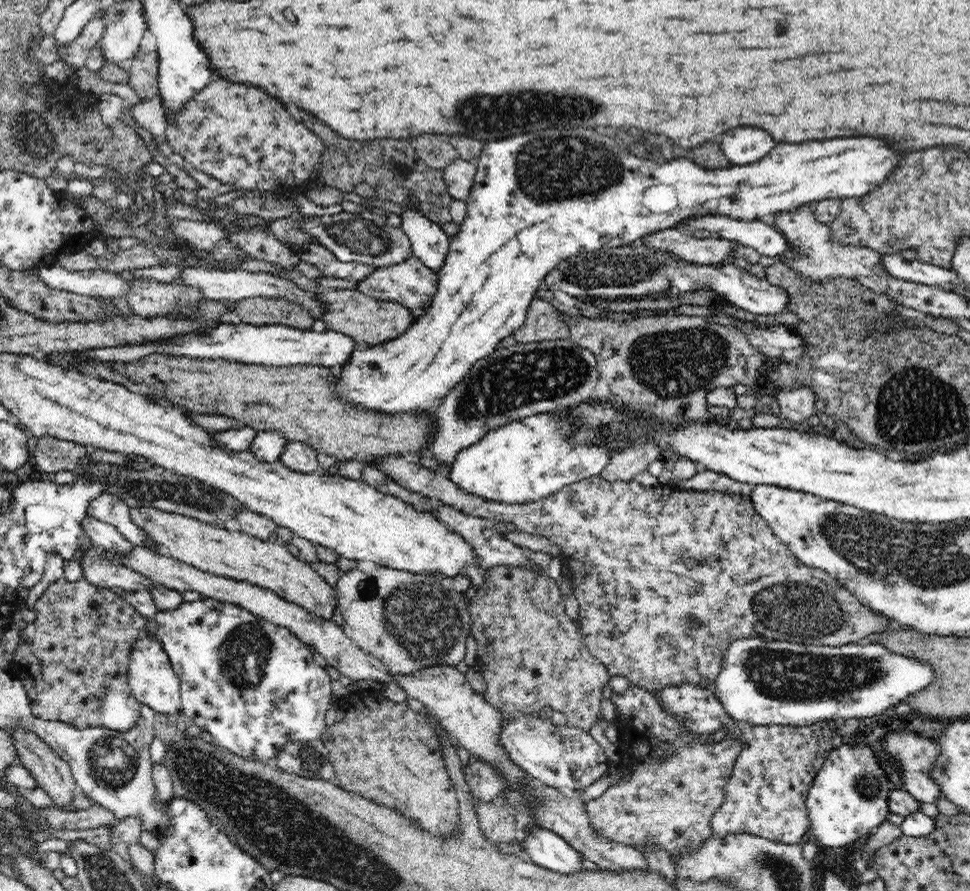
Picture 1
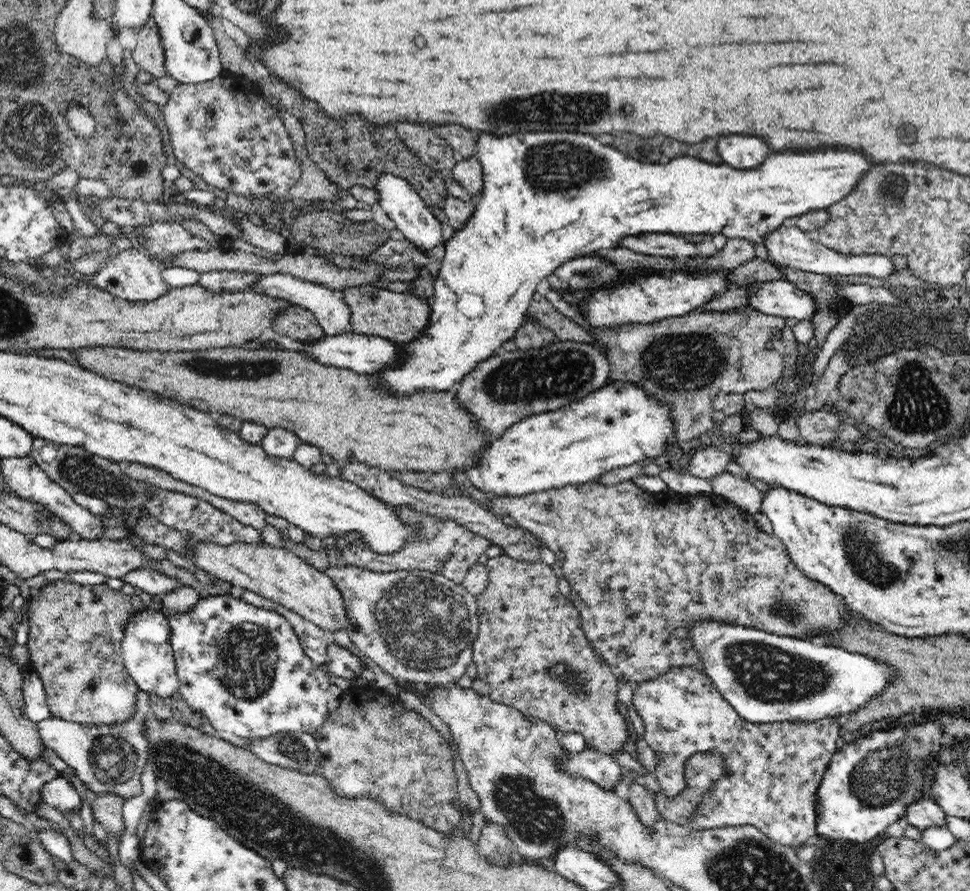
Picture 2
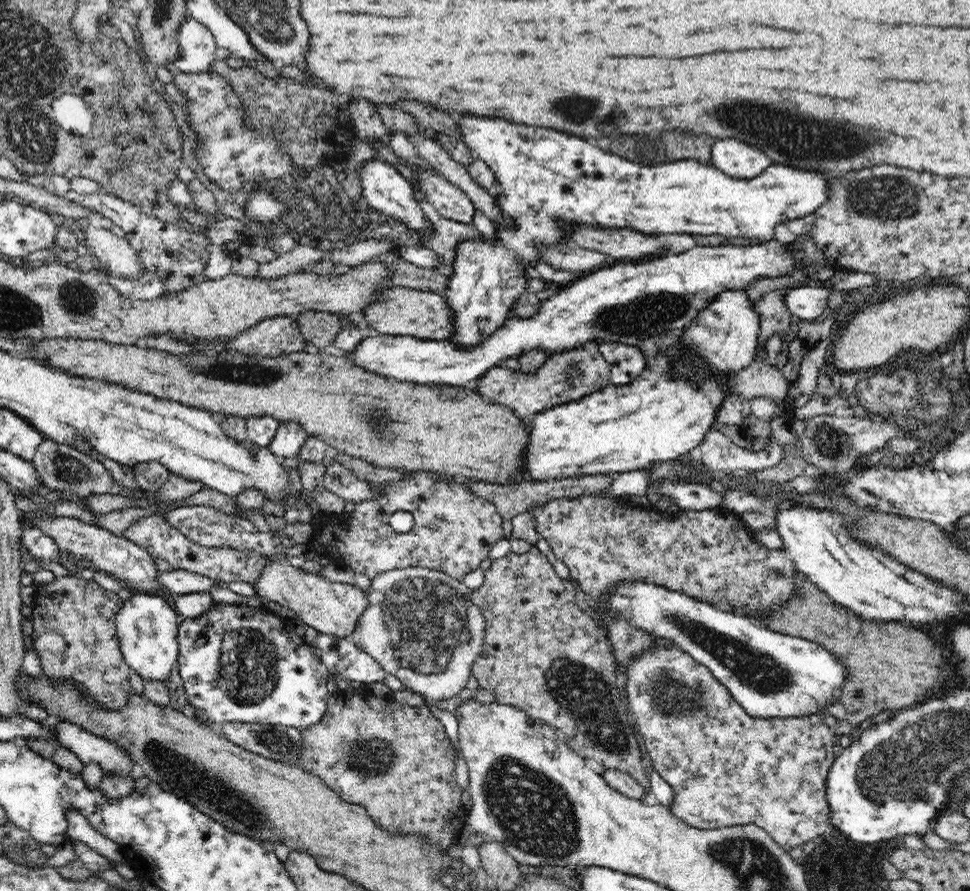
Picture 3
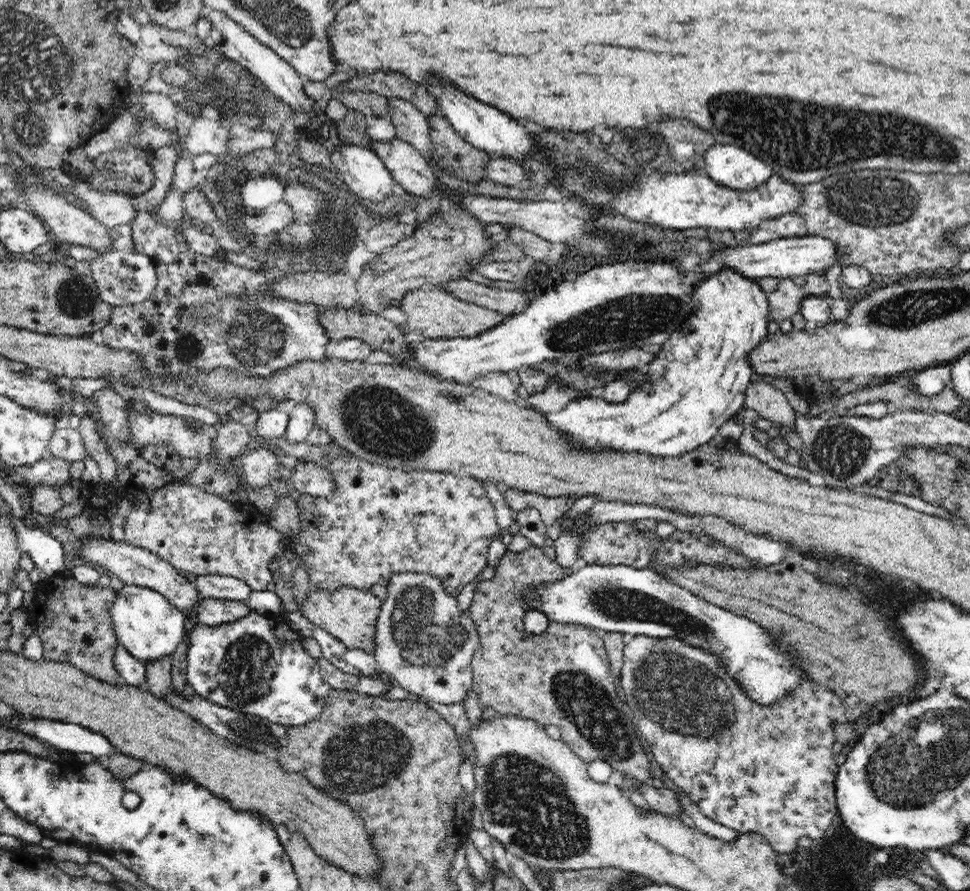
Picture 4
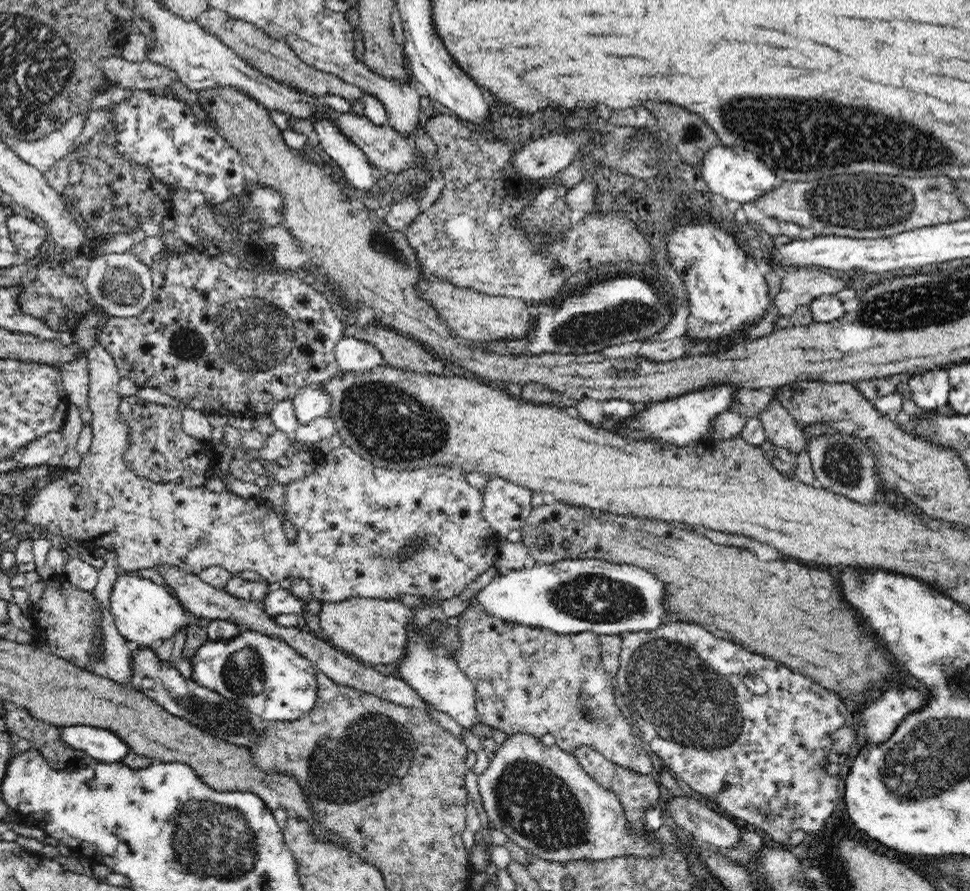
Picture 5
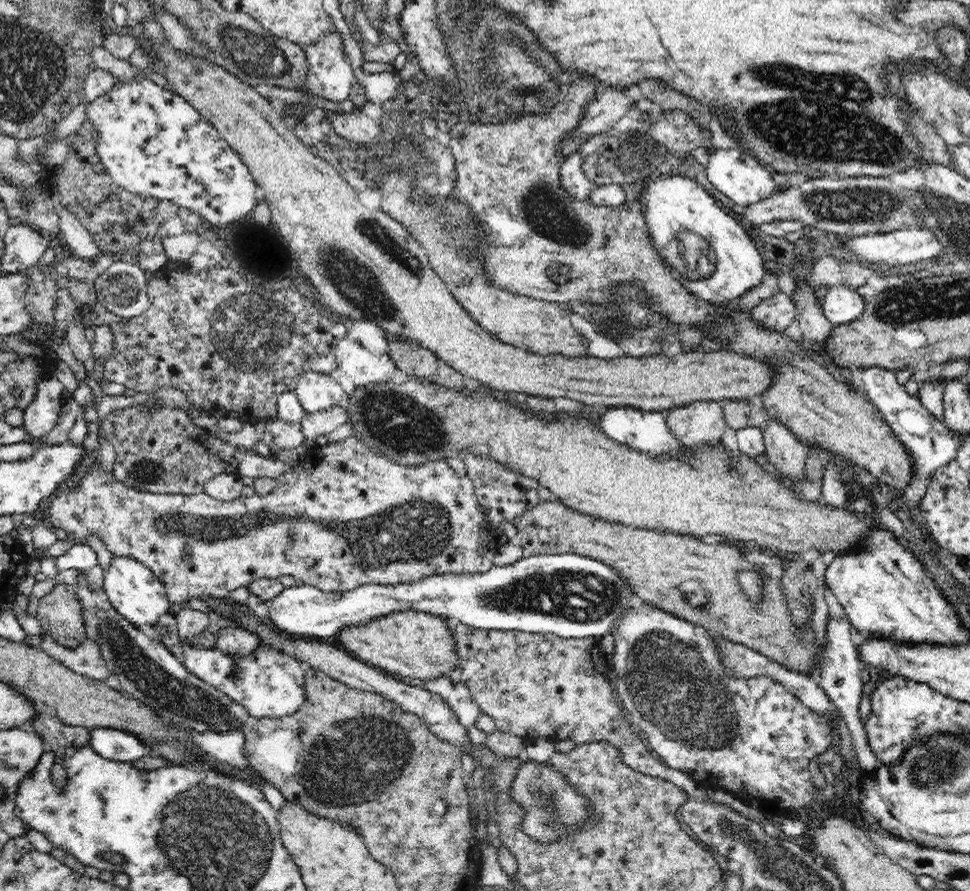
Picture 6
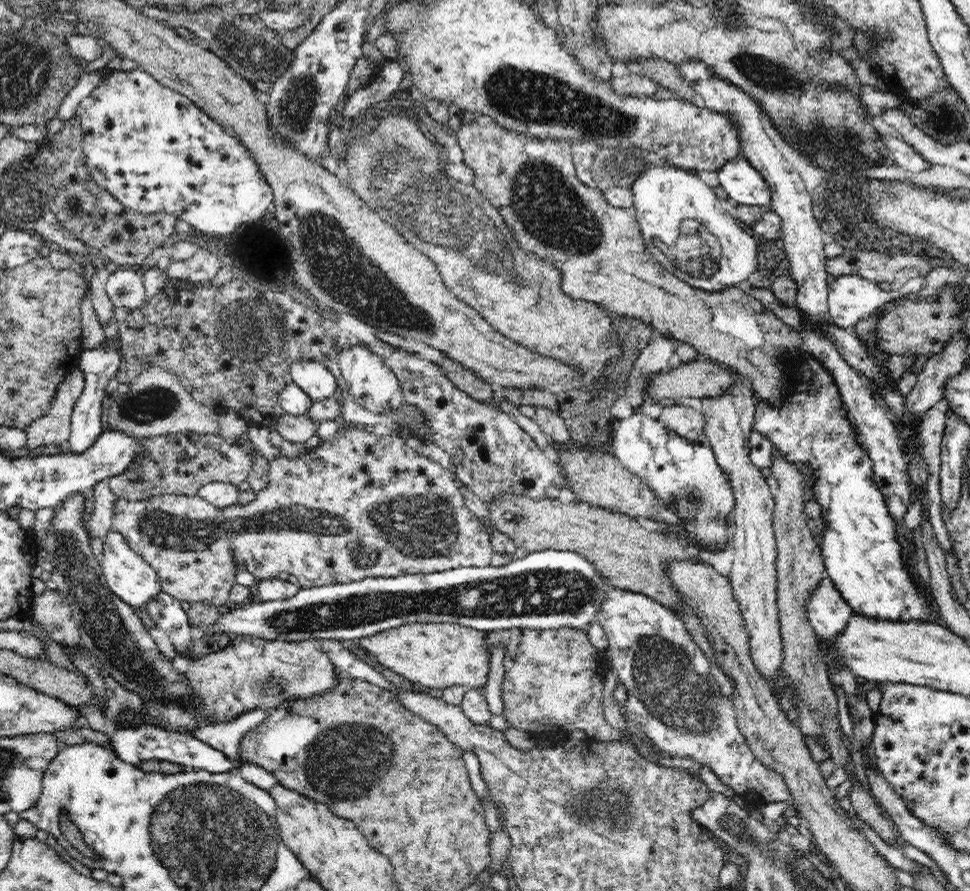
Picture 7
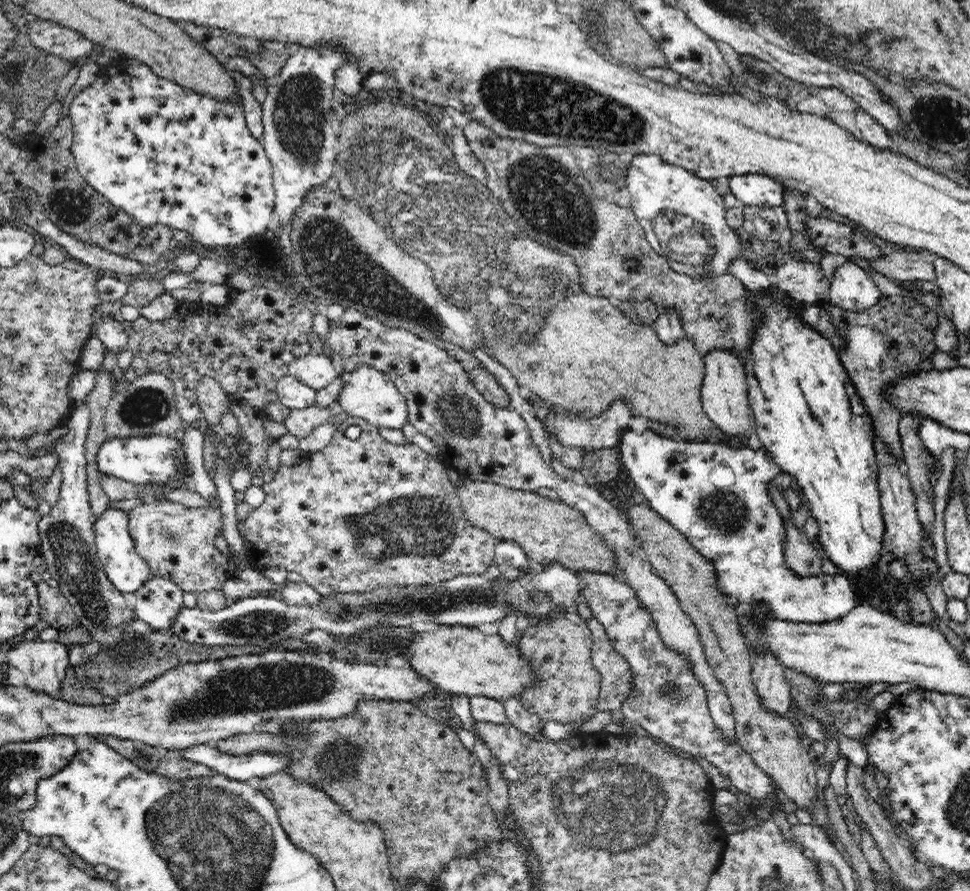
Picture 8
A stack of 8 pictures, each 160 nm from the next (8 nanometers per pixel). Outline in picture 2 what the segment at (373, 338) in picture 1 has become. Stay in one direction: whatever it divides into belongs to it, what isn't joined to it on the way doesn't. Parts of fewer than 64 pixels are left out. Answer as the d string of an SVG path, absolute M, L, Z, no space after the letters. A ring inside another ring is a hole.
M366 284L345 288L343 299L350 309L353 333L390 339L392 342L408 343L418 340L427 332L428 322L432 318L431 301L428 301L428 298L418 298L408 292L398 293Z

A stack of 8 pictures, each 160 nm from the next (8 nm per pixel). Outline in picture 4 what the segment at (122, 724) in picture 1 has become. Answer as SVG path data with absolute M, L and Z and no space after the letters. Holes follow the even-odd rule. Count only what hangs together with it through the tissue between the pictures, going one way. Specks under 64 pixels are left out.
M74 577L46 578L34 589L35 598L28 607L28 619L43 644L43 660L66 662L101 681L123 684L114 667L118 639L111 621L111 607L117 592L100 585L86 586Z

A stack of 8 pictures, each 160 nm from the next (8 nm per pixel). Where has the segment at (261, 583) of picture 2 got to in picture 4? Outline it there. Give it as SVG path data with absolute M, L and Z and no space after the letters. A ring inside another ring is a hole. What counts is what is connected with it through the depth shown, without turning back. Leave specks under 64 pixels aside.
M313 587L302 600L299 610L310 622L335 636L346 646L360 649L373 656L375 652L375 624L382 608L382 600L372 595L370 590L347 587L336 591Z

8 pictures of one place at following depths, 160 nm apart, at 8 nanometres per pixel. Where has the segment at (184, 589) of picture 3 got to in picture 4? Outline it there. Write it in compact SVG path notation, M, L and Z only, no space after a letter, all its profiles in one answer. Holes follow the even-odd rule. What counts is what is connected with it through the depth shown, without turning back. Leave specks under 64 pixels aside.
M200 575L193 585L204 599L222 599L247 602L252 589L238 578L218 575Z

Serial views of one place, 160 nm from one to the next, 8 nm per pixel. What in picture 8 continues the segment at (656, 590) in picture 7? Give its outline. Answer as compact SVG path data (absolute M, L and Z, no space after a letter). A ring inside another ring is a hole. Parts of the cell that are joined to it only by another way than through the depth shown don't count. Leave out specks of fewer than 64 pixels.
M466 480L458 490L464 520L486 530L497 540L513 540L529 556L543 566L560 563L573 571L590 570L615 576L616 561L586 517L561 500L551 500L538 493L513 489L493 482Z

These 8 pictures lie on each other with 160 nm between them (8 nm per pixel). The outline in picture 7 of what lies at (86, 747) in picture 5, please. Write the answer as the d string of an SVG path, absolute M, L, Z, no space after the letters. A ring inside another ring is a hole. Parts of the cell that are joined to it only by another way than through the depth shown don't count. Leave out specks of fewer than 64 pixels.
M140 725L138 727L126 727L125 729L117 728L109 737L111 749L117 757L137 767L145 760L163 760L182 765L187 769L191 767L199 771L218 774L235 772L241 765L239 760L233 760L233 758L230 760L223 752L208 746L208 744L192 737L192 735L160 729L160 727L154 725Z

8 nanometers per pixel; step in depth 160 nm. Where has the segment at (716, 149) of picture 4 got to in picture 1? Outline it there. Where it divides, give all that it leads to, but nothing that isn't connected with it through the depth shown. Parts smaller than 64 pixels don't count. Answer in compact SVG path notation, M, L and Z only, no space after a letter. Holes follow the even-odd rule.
M736 128L726 134L726 140L720 148L728 163L732 165L750 165L766 156L775 146L776 140L758 128Z

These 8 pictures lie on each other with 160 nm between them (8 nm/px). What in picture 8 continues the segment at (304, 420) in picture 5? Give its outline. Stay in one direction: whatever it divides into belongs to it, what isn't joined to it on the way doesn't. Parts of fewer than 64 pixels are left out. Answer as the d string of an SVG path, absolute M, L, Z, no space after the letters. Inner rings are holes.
M314 352L296 358L288 368L288 375L318 392L329 386L334 378L339 376L339 370L332 365L330 357Z

